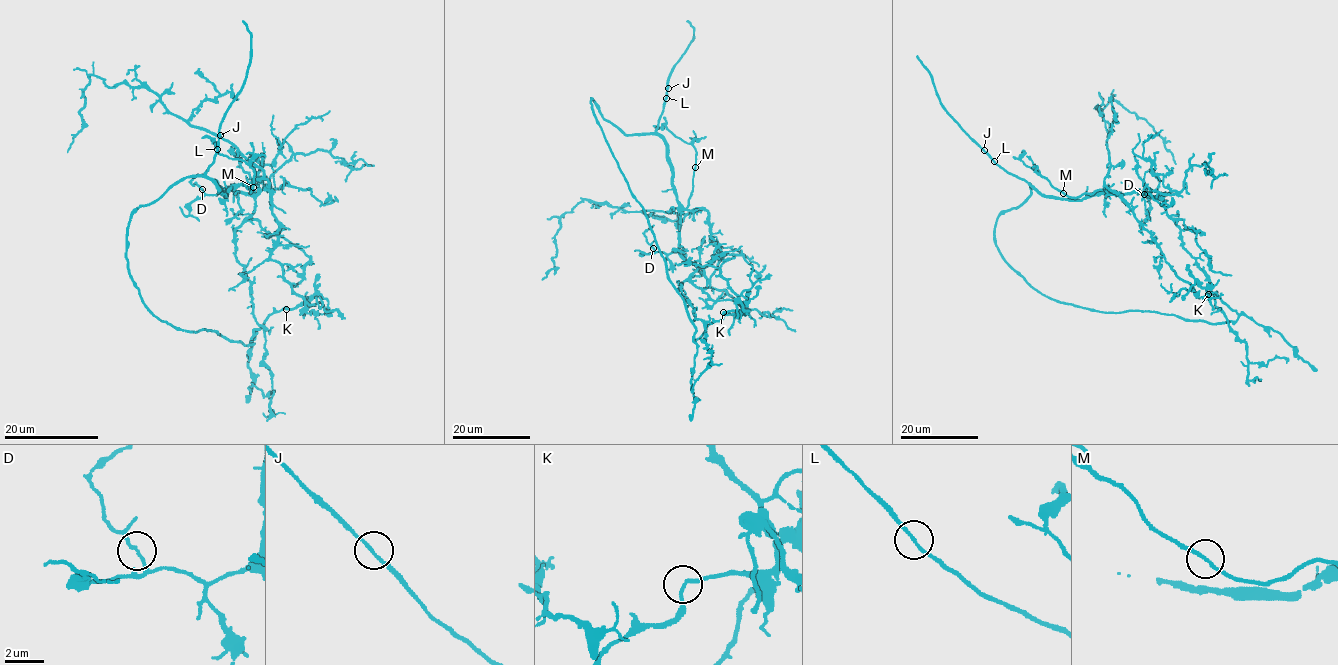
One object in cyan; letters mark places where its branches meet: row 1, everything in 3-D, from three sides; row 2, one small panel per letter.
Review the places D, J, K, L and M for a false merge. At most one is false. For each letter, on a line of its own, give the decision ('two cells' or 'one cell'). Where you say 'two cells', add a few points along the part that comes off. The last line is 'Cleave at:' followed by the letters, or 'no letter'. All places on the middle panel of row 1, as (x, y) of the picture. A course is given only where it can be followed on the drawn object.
D: one cell
J: one cell
K: one cell
L: one cell
M: one cell
Cleave at: no letter

